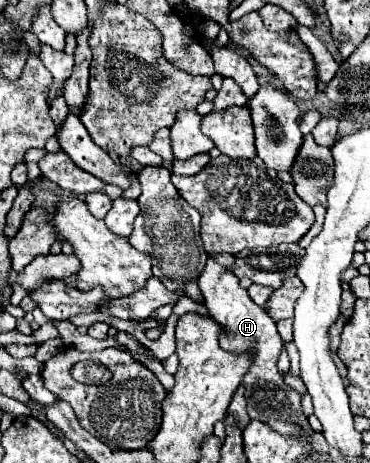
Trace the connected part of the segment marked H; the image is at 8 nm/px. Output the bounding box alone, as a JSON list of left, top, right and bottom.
[198,256,312,436]

